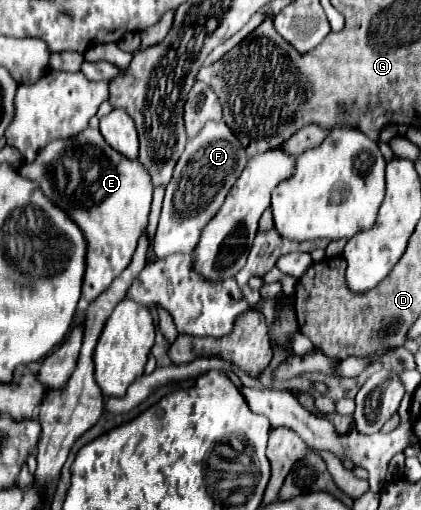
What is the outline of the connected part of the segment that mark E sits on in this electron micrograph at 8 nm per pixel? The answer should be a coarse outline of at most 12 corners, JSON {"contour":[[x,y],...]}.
{"contour":[[94,128],[20,174],[88,240],[82,314],[128,268],[150,174]]}

